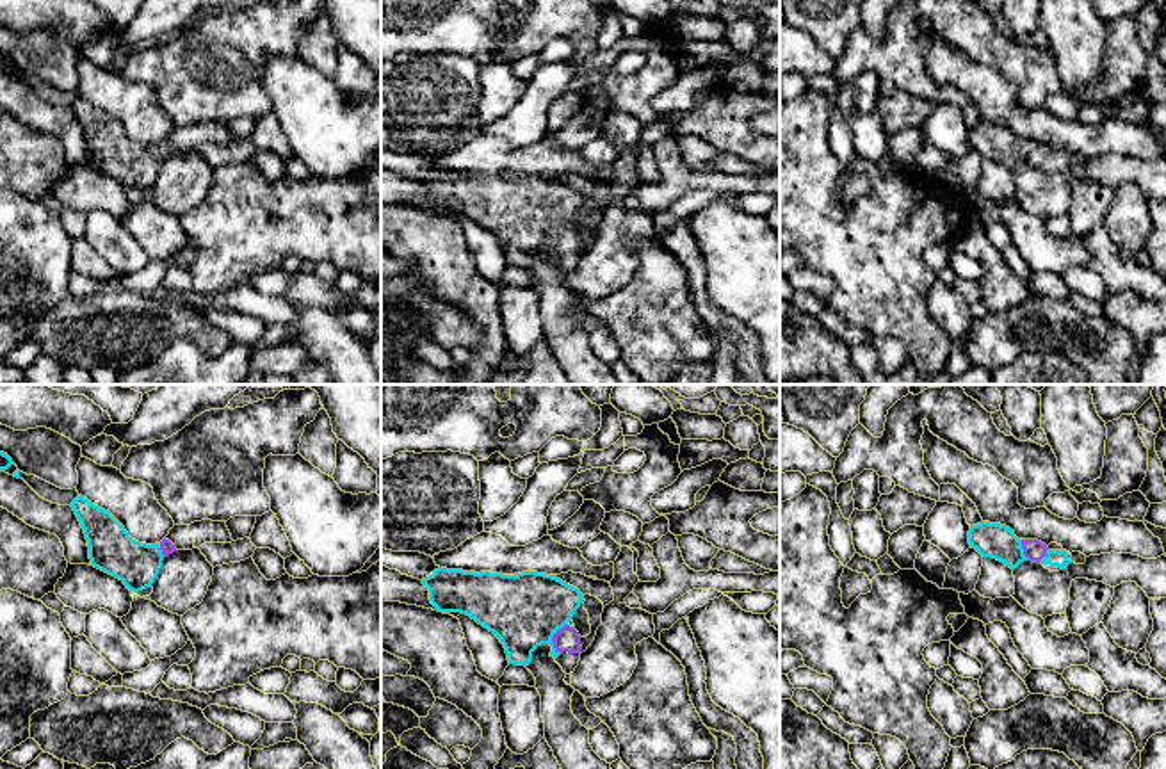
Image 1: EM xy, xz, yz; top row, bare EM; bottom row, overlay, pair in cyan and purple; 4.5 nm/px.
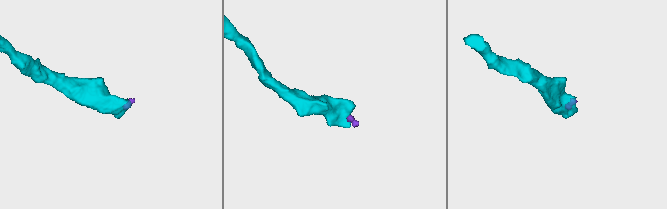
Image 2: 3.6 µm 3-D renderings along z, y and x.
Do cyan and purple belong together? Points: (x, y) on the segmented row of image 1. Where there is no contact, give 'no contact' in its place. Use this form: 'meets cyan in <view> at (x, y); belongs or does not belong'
meets cyan in xz at (552, 636); belongs

